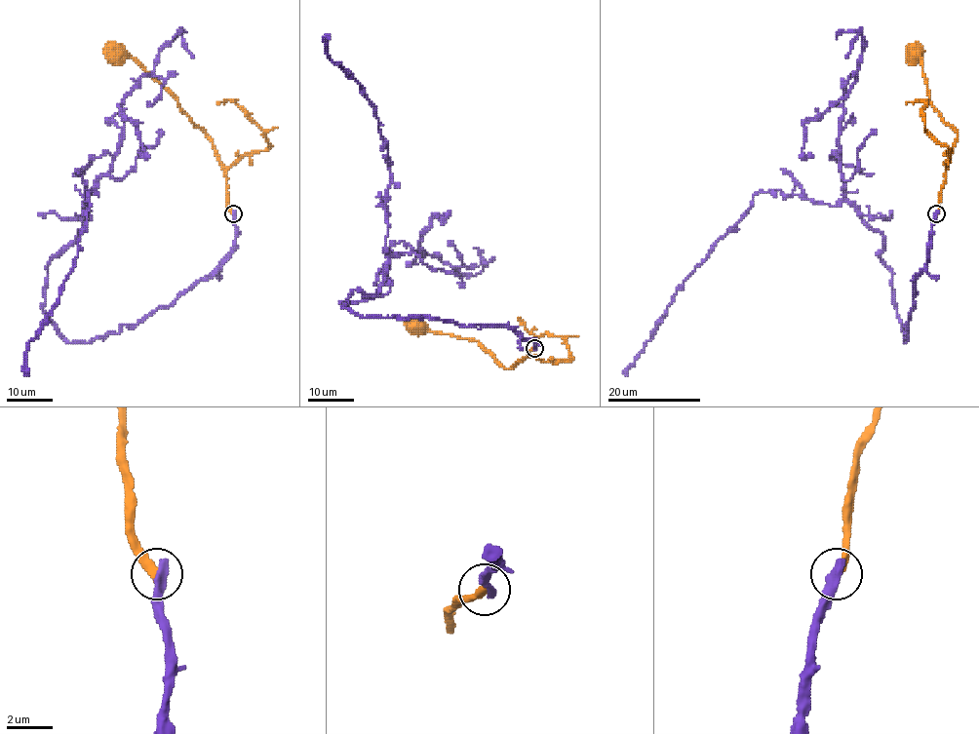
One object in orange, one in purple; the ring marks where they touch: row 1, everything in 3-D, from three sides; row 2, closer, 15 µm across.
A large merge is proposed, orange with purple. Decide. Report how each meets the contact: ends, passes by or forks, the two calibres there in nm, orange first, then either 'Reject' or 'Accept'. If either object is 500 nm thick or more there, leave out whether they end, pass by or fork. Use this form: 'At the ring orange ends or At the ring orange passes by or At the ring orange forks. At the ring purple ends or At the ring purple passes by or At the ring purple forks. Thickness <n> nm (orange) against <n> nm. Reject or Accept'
At the ring orange ends. At the ring purple ends. Thickness 400 nm (orange) against 480 nm. Reject

